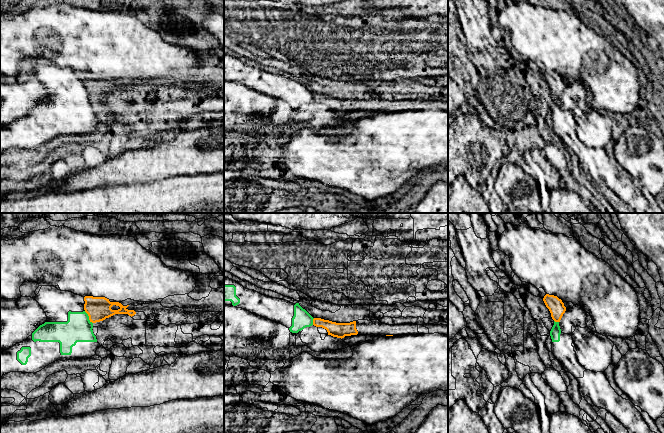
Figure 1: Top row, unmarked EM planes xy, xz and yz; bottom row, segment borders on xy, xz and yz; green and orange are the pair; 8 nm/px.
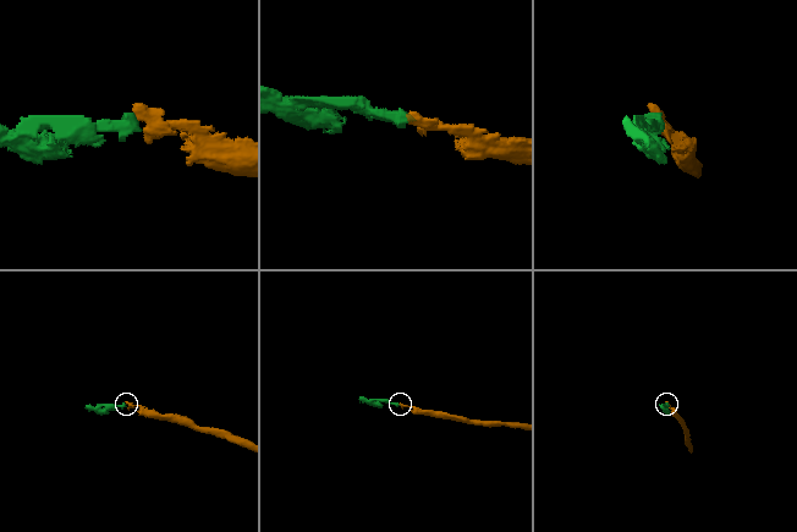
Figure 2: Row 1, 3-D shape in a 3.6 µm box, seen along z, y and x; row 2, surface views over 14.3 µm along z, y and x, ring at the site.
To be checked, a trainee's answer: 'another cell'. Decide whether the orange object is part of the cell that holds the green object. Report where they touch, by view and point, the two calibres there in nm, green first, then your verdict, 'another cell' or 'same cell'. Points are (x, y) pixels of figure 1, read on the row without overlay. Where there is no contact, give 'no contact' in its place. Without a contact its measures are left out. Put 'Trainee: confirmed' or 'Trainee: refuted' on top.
Trainee: confirmed
meets green in xy at (88, 93); 220 nm thick on the green side, 190 nm on the other; another cell

